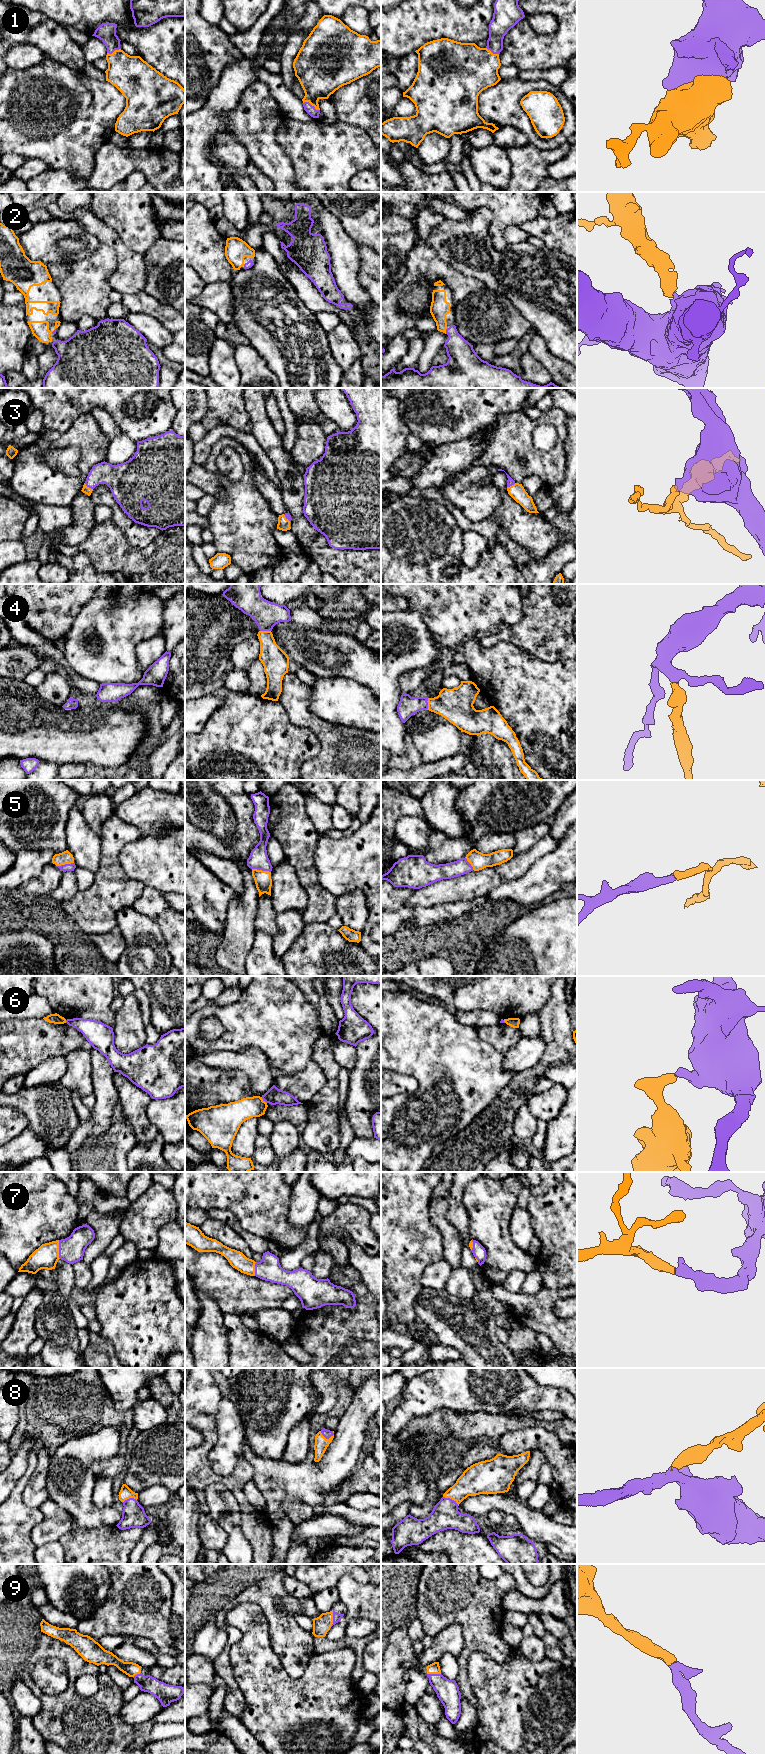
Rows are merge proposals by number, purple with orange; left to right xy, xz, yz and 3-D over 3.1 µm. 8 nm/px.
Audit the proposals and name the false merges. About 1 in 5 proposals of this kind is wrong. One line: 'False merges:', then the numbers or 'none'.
False merges: 6

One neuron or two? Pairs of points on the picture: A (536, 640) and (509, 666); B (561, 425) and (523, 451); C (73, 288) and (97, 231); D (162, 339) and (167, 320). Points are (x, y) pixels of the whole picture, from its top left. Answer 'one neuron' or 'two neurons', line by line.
A: two neurons
B: one neuron
C: two neurons
D: two neurons

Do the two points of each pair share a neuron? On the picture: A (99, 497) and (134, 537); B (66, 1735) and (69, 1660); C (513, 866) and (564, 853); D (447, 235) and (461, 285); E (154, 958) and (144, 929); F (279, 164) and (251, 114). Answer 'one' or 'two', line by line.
A: one
B: one
C: two
D: two
E: one
F: one

